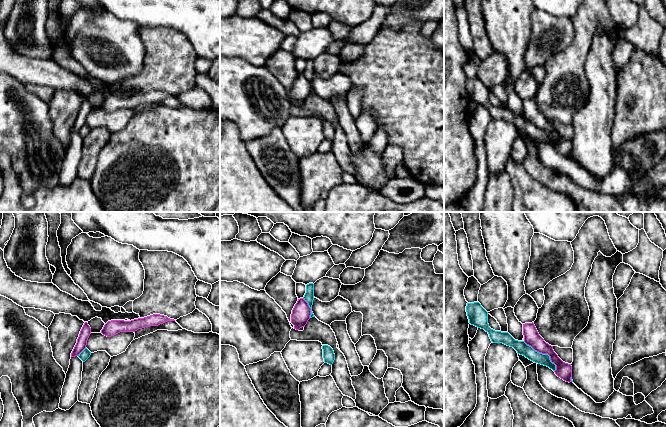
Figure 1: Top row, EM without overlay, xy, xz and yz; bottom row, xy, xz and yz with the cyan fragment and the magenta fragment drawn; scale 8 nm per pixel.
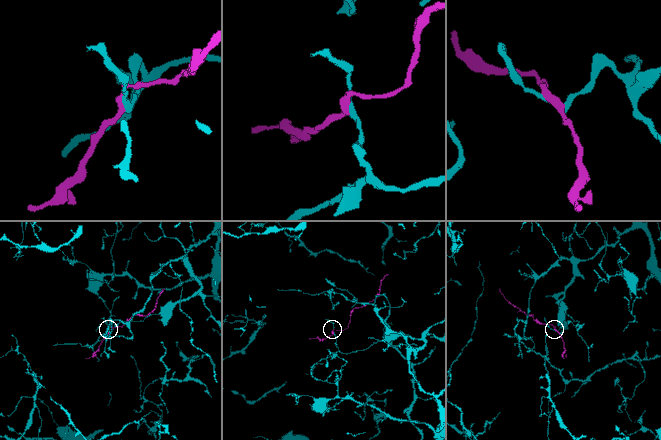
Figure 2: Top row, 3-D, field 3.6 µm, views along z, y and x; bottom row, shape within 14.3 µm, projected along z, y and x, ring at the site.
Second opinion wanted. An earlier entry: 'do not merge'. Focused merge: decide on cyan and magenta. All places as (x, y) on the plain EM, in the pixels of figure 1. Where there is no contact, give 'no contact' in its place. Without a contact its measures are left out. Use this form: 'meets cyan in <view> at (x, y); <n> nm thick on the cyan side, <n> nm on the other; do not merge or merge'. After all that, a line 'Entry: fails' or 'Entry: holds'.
meets cyan in yz at (543, 130); 100 nm thick on the cyan side, 130 nm on the other; do not merge
Entry: holds

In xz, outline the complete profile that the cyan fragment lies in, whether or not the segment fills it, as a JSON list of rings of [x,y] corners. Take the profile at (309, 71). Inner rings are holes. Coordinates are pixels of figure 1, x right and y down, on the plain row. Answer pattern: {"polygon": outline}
{"polygon": [[[309,59],[306,61],[306,69],[303,74],[308,79],[309,83],[311,84],[310,94],[315,93],[312,88],[312,81],[314,76],[314,60],[313,59]]]}

